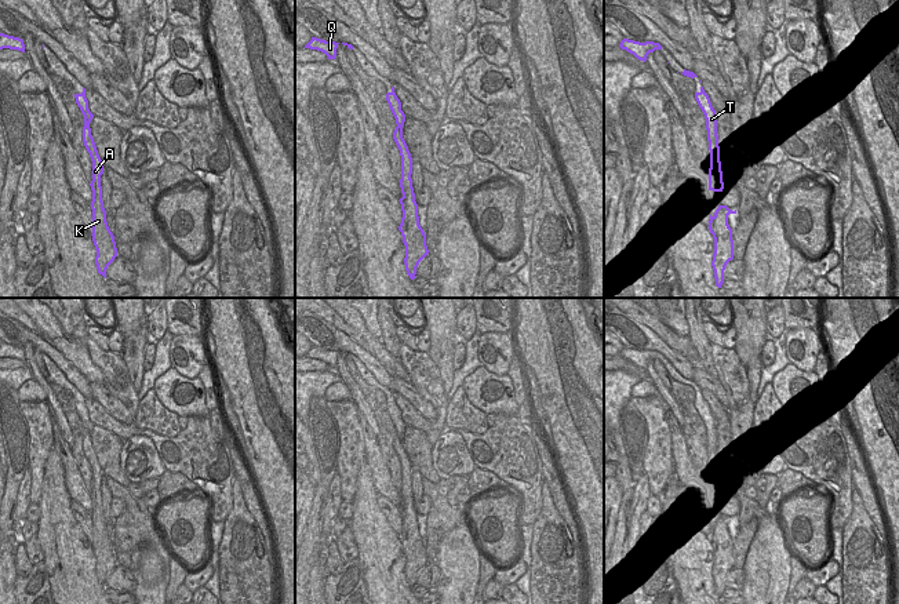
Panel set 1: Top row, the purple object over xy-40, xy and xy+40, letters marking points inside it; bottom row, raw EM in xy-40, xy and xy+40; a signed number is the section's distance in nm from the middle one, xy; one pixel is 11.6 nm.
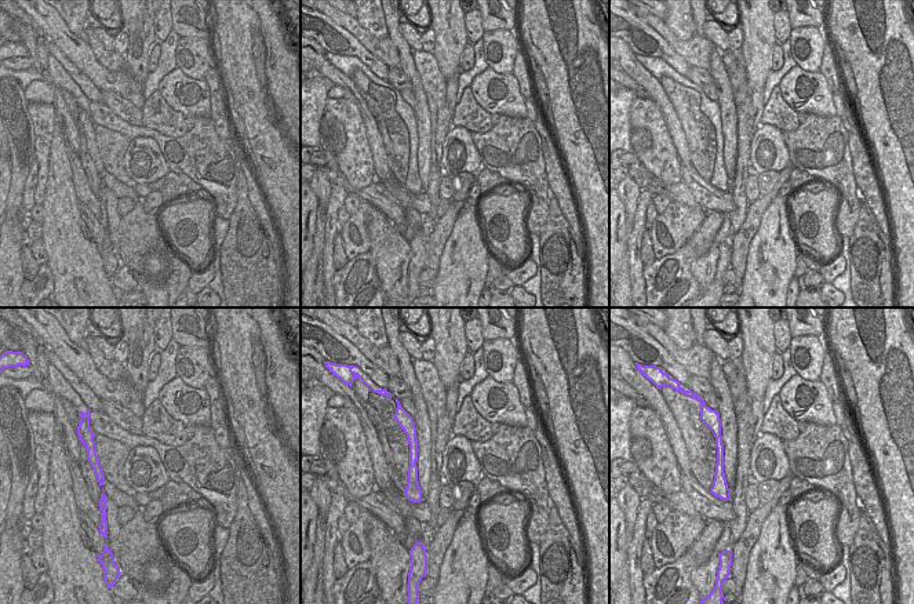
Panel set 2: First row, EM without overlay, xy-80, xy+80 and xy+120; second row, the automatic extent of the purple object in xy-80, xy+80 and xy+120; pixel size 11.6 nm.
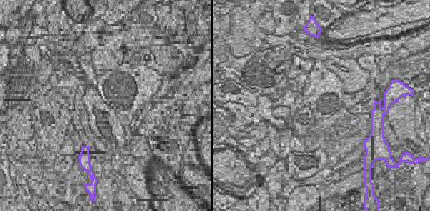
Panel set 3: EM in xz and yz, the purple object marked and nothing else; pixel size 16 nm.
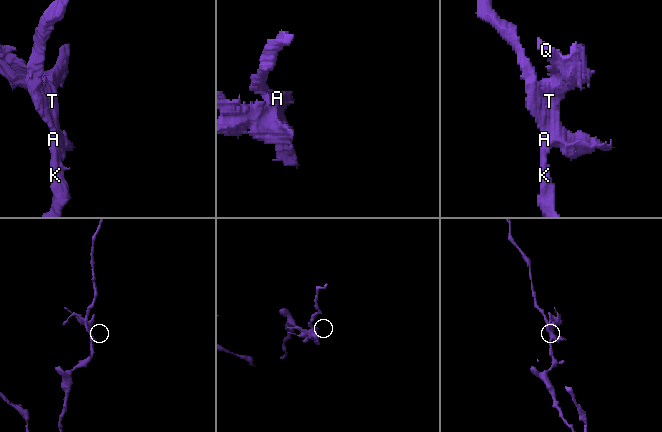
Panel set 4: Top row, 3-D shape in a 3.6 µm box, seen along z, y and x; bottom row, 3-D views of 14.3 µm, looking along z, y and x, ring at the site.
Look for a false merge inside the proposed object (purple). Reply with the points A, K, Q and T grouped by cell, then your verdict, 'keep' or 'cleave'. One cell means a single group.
groups A K / Q T; cleave

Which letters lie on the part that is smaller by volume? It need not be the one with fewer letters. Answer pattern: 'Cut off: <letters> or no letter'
Cut off: Q, T

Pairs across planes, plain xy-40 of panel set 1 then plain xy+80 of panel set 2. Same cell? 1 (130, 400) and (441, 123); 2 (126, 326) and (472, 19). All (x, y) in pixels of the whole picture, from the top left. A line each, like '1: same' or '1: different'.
1: same
2: different

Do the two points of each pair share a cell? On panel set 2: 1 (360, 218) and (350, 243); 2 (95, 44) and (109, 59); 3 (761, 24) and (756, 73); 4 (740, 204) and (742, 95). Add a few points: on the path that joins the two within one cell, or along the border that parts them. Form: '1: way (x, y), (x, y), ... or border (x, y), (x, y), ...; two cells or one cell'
1: way (353, 222), (348, 225), (348, 236); one cell
2: way (98, 48), (105, 55); one cell
3: way (760, 36), (757, 42), (757, 61); one cell
4: way (740, 177), (743, 171), (742, 123); one cell

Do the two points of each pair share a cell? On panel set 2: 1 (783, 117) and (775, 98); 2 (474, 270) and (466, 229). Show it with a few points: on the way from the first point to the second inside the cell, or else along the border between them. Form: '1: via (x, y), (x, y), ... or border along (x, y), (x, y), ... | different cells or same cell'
1: via (779, 113), (775, 109), (775, 102) | same cell
2: via (466, 261), (466, 239) | same cell

